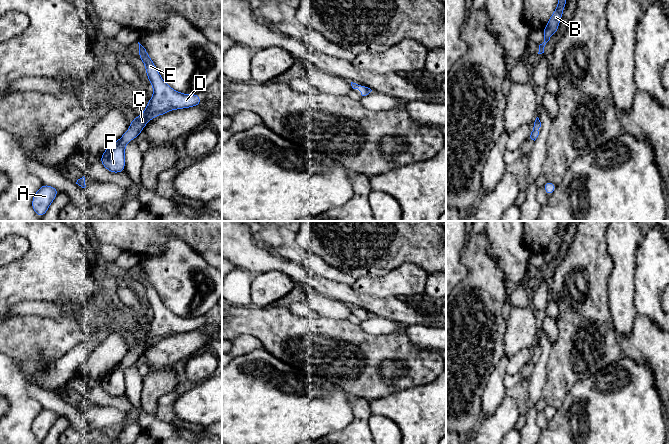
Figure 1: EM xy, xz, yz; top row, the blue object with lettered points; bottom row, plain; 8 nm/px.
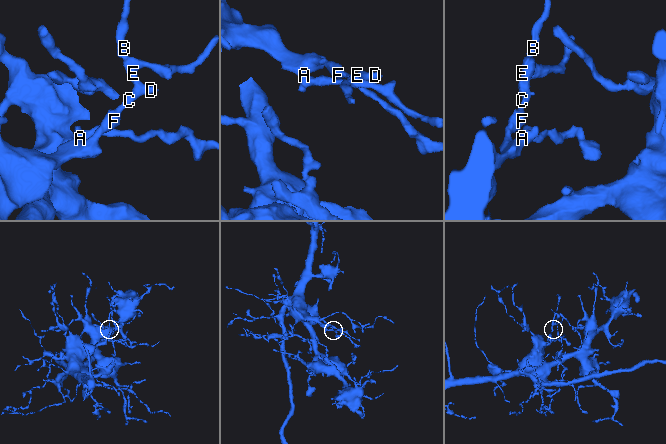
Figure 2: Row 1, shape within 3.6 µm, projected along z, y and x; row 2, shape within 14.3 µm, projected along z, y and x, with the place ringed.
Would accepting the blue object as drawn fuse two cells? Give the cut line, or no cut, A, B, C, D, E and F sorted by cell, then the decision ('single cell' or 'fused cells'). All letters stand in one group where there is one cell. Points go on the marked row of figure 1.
cut none; groups A B C D E F; single cell

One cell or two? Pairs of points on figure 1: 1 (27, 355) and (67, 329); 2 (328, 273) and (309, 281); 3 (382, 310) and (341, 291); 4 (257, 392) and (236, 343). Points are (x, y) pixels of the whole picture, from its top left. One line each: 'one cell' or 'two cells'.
1: one cell
2: two cells
3: one cell
4: two cells

